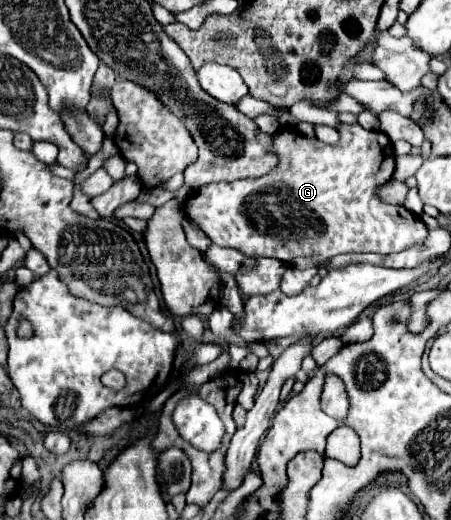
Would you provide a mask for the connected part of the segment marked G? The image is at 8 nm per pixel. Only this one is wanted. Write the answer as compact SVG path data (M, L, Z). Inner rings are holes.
M340 124L336 130L340 134L338 144L324 144L318 138L306 138L288 128L272 134L272 152L278 156L278 166L270 174L232 184L206 184L184 202L186 216L218 246L236 248L246 256L278 258L300 270L326 268L328 260L338 254L392 254L424 242L428 228L416 214L378 198L378 188L390 182L396 168L390 138L380 130L366 130L360 124Z

